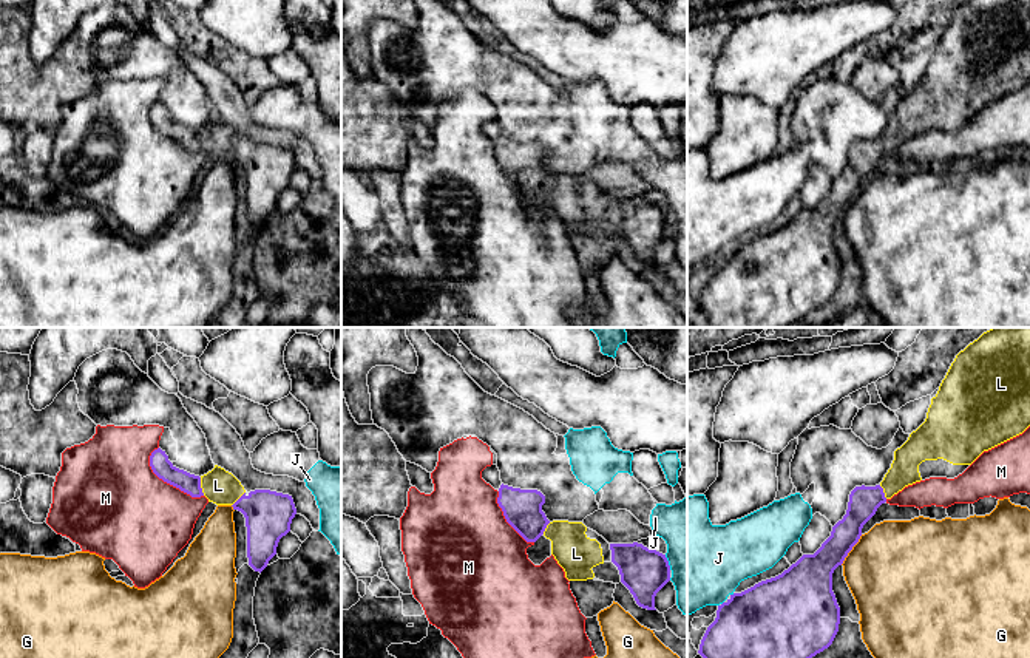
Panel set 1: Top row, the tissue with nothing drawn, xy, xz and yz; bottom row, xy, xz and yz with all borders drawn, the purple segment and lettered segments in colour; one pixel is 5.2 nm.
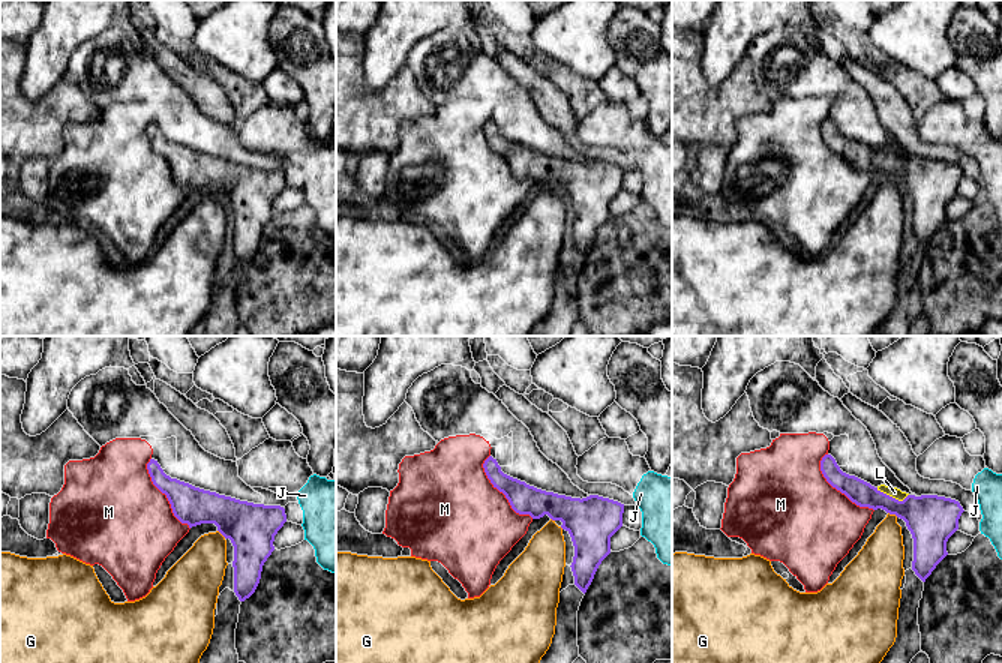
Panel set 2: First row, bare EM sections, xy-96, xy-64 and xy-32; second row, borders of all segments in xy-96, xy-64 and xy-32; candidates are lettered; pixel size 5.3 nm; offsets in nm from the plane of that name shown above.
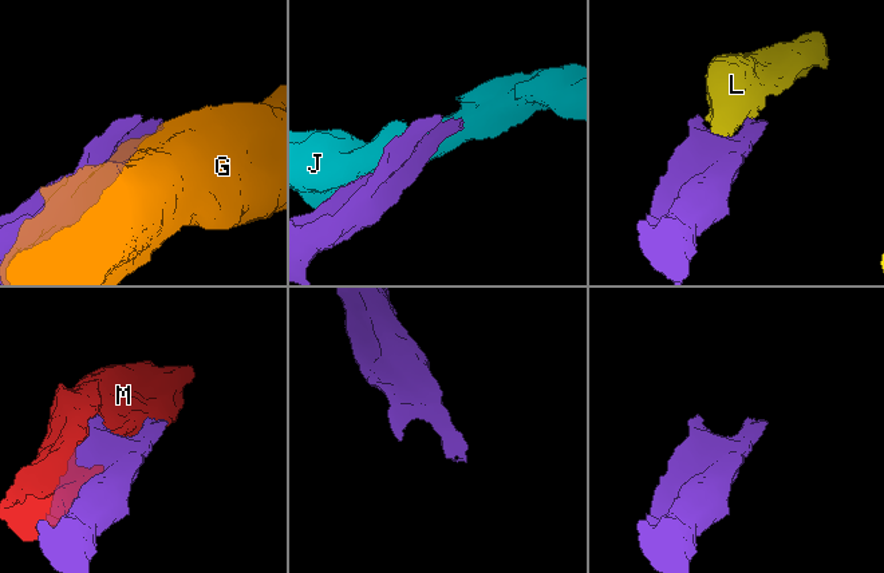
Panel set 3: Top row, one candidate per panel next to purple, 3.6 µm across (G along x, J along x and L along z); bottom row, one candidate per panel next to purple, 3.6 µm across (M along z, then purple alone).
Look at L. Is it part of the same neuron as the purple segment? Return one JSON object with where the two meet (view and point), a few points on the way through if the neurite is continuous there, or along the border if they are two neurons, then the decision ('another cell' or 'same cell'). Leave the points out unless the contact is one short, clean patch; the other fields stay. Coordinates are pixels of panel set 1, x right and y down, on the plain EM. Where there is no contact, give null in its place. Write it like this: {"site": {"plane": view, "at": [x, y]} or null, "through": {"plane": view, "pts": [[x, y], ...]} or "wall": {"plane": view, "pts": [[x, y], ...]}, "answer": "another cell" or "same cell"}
{"site": {"plane": "xy", "at": [199, 141]}, "answer": "same cell"}

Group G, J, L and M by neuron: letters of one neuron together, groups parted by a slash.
G / J / L / M

